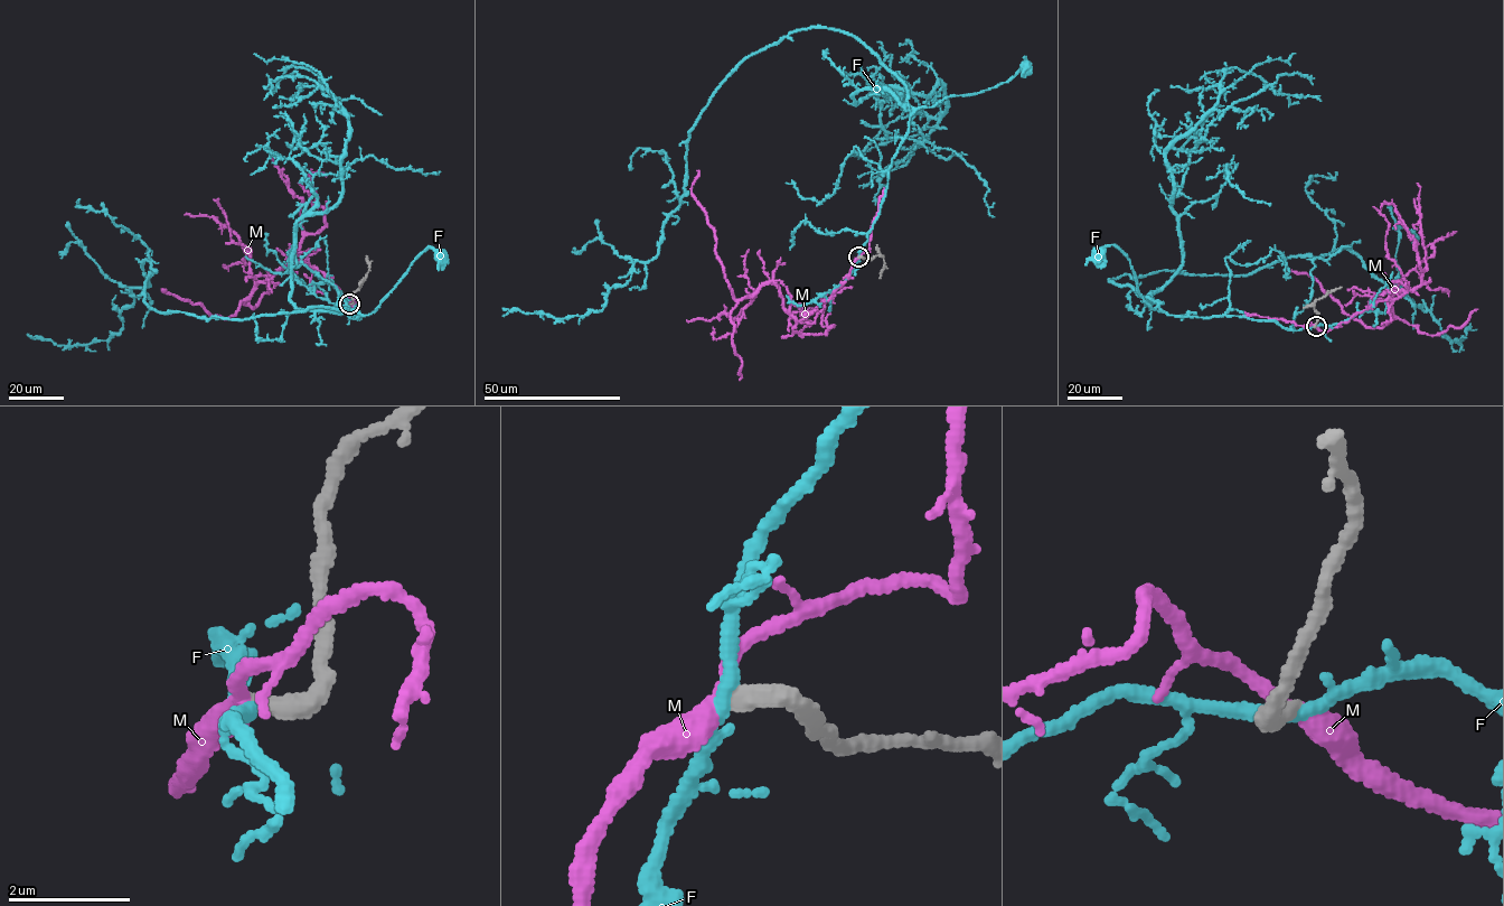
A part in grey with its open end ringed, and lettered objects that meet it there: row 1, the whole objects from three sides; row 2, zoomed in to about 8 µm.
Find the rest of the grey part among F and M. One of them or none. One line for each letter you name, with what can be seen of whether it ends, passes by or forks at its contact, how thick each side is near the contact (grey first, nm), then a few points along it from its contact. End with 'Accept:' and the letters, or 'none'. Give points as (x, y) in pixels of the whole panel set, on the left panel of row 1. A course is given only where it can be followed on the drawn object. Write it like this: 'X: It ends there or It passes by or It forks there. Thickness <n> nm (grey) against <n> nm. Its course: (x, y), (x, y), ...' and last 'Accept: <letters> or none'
M: It passes by. Thickness 360 nm (grey) against 320 nm. Its course: (349, 304), (346, 307), (327, 274), (303, 261), (259, 281), (225, 318), (162, 289)
Accept: M

